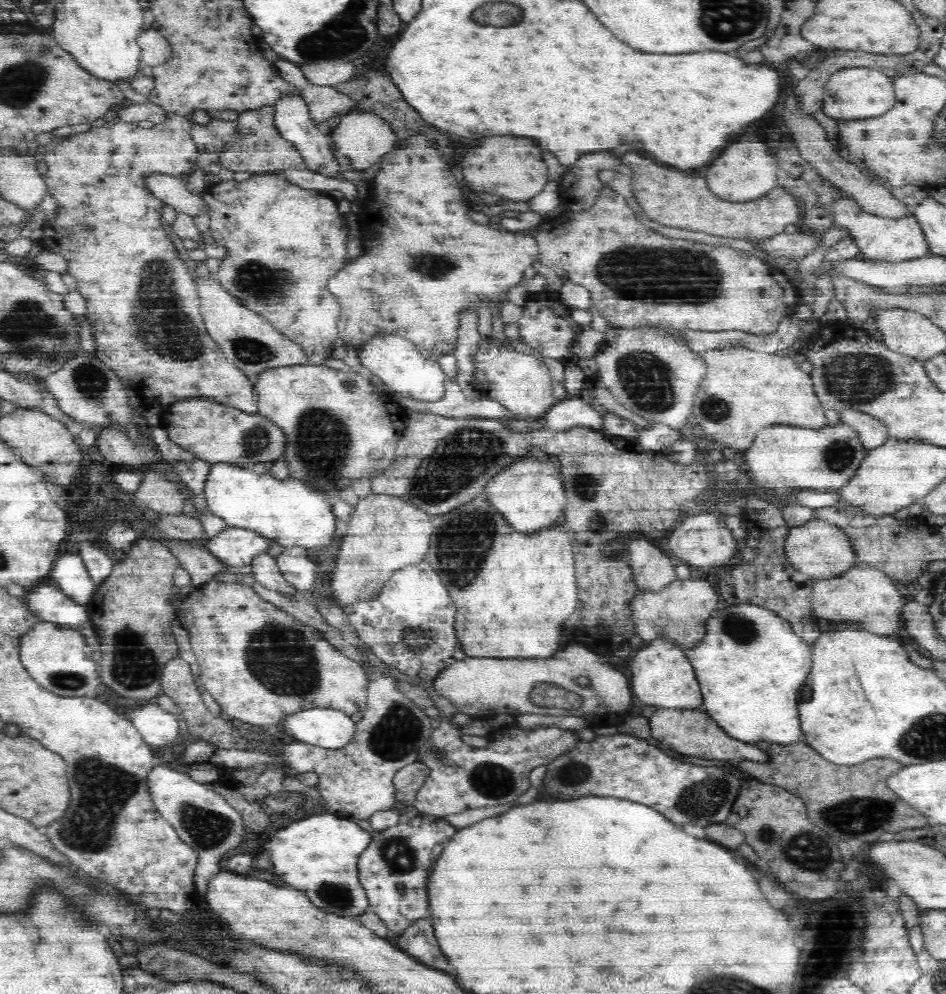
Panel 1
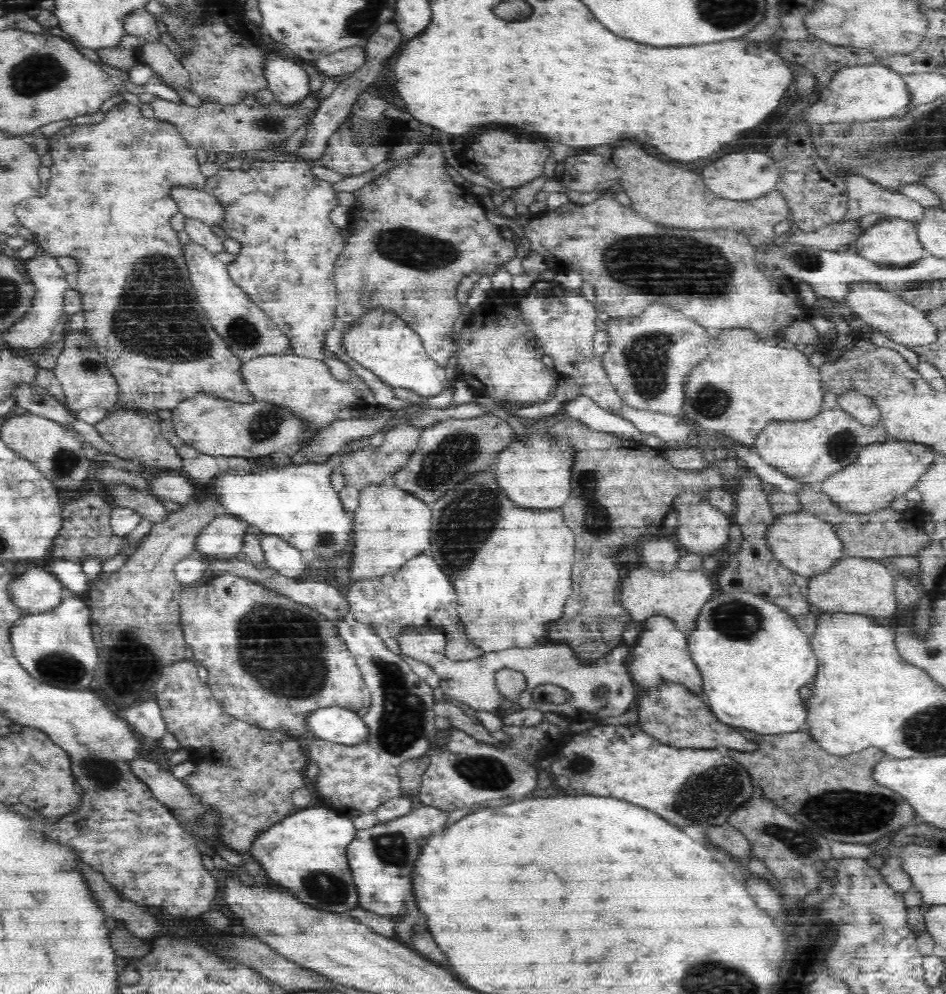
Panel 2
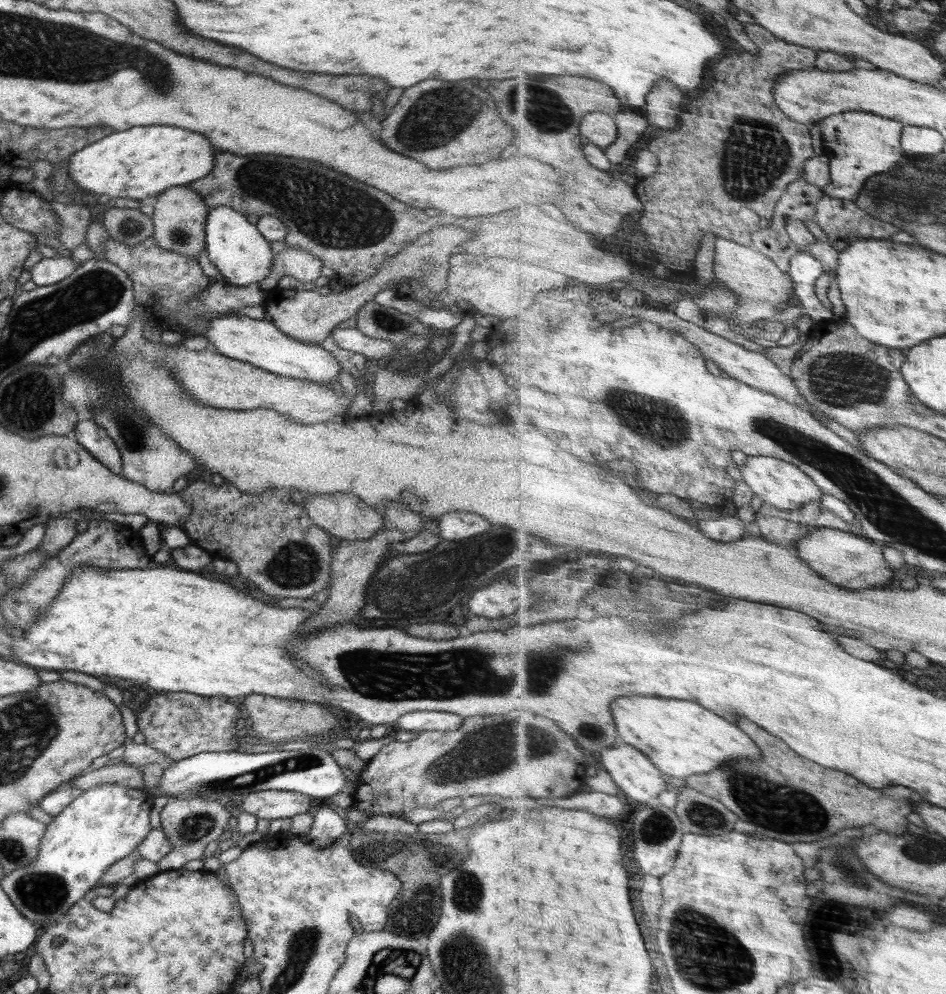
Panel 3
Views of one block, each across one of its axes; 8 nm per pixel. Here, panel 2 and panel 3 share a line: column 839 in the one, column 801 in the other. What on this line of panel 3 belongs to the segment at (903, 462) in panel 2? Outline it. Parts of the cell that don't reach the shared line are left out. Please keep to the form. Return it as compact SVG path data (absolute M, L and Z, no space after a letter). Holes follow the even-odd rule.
M749 455L747 462L739 469L745 481L756 496L762 496L767 503L782 509L794 510L804 507L812 501L820 501L824 497L818 482L806 475L797 464L782 460L775 456Z

